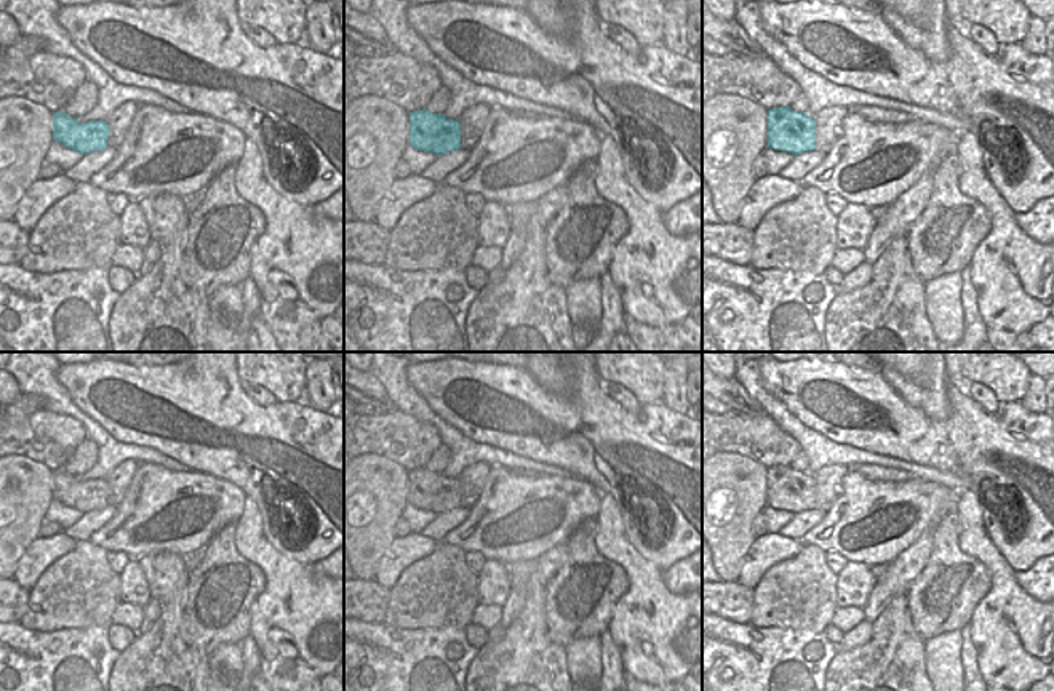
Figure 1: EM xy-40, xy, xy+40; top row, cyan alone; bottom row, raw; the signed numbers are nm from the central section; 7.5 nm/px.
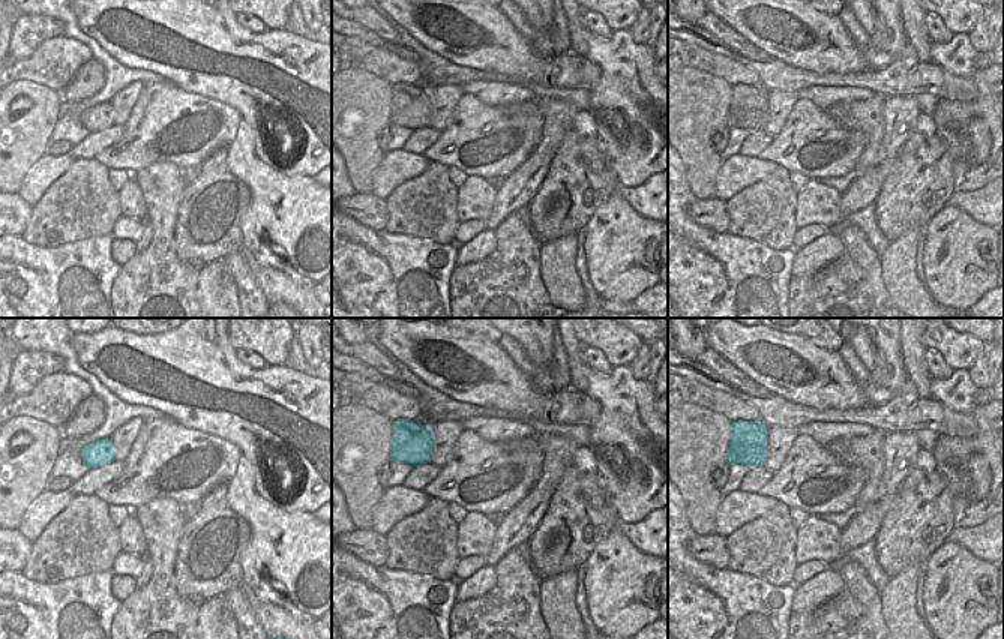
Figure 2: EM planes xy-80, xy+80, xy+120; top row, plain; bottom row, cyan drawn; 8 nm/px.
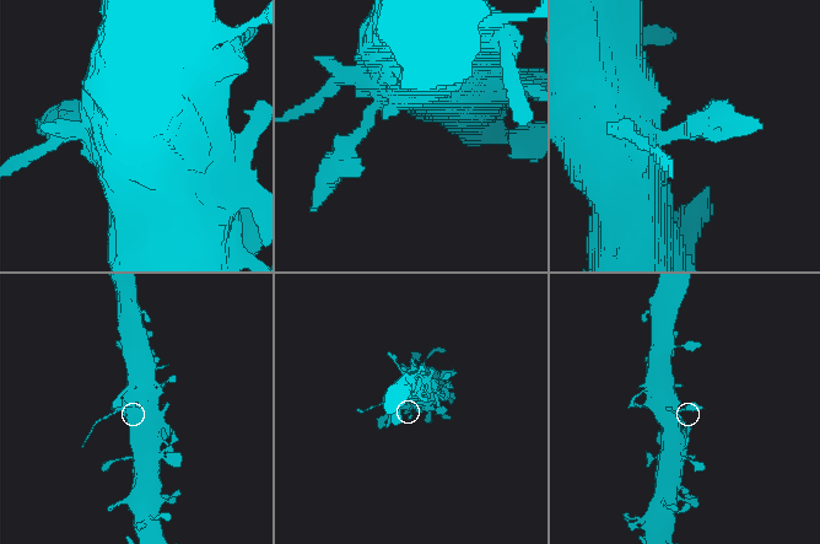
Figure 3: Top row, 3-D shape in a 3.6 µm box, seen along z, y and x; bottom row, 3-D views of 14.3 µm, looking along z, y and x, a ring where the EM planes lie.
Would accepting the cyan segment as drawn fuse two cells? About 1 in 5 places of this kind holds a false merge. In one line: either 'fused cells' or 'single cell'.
fused cells

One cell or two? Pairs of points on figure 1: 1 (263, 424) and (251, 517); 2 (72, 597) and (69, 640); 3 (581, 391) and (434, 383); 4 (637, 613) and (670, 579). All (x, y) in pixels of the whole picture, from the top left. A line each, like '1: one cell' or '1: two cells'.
1: two cells
2: two cells
3: one cell
4: two cells

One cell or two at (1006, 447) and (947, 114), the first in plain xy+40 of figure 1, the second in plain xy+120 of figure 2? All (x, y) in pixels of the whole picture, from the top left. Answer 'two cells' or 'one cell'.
one cell

